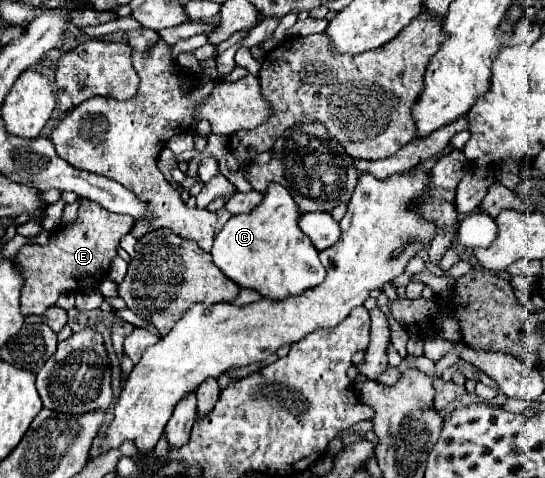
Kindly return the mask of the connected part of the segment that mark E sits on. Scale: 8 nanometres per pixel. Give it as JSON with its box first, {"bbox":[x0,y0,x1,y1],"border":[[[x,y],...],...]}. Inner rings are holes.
{"bbox":[16,199,134,315],"border":[[[90,199],[81,200],[76,223],[62,227],[60,233],[52,235],[52,241],[48,245],[24,245],[16,255],[16,261],[20,263],[26,279],[20,299],[24,315],[44,313],[64,291],[96,289],[100,285],[100,279],[106,275],[112,259],[116,257],[120,239],[134,225],[128,215],[112,213]]]}

